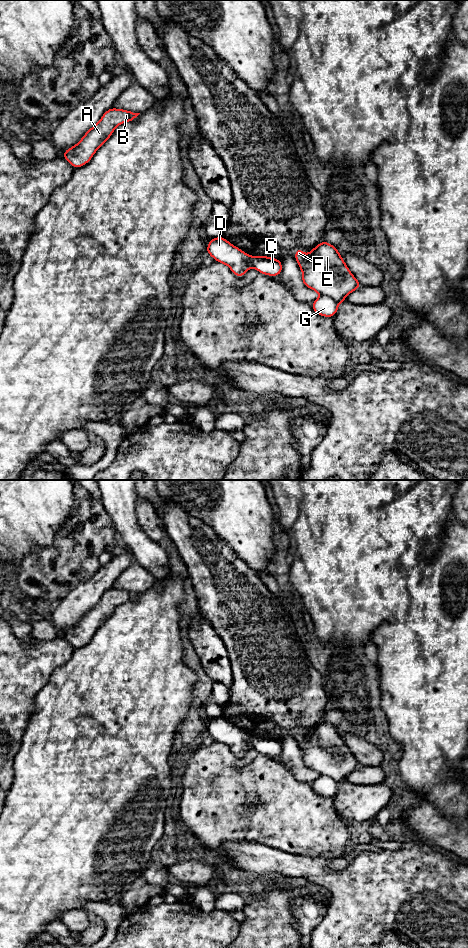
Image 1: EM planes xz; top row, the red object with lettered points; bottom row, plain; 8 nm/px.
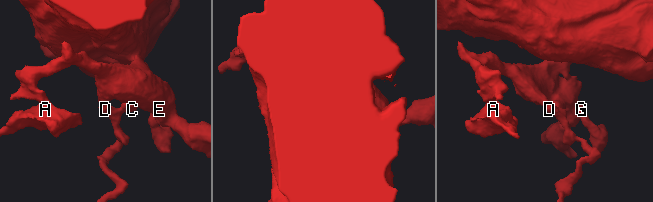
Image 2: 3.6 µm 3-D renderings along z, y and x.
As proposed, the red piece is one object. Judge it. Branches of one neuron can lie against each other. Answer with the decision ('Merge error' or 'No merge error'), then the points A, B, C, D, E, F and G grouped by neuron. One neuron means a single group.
Merge error. Groups: A B D E F / C G

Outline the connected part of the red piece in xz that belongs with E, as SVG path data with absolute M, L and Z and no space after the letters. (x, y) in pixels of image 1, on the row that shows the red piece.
M325 240L307 255L297 248L295 260L302 271L303 284L339 304L362 286L345 264L338 249Z

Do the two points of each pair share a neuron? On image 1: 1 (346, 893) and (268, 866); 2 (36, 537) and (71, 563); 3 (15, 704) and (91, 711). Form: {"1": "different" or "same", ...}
{"1": "same", "2": "different", "3": "different"}

